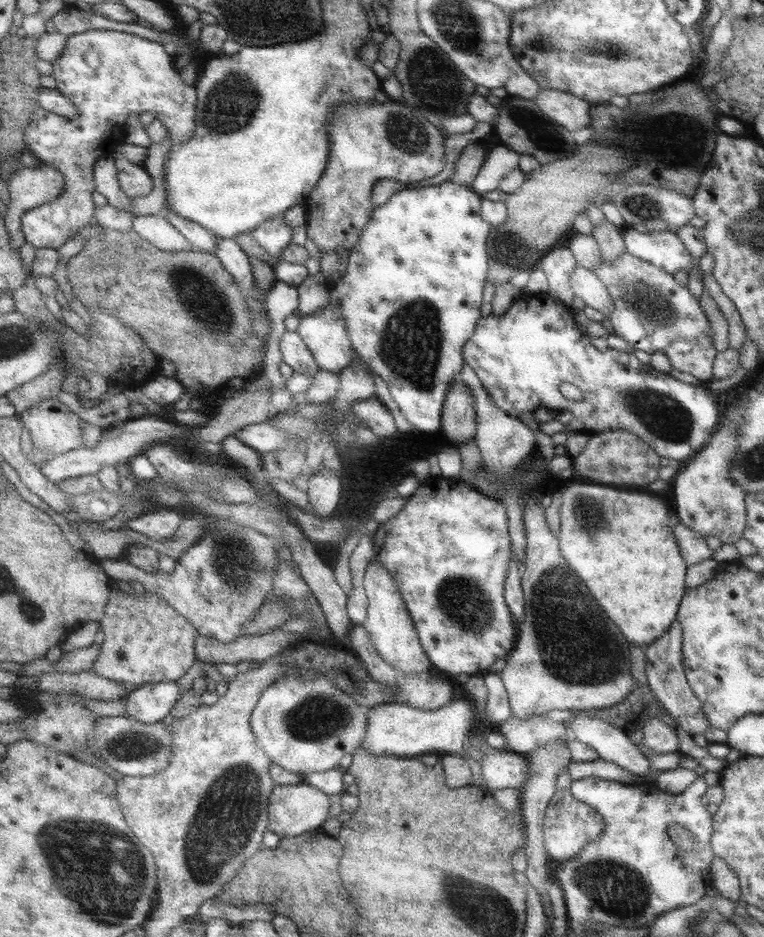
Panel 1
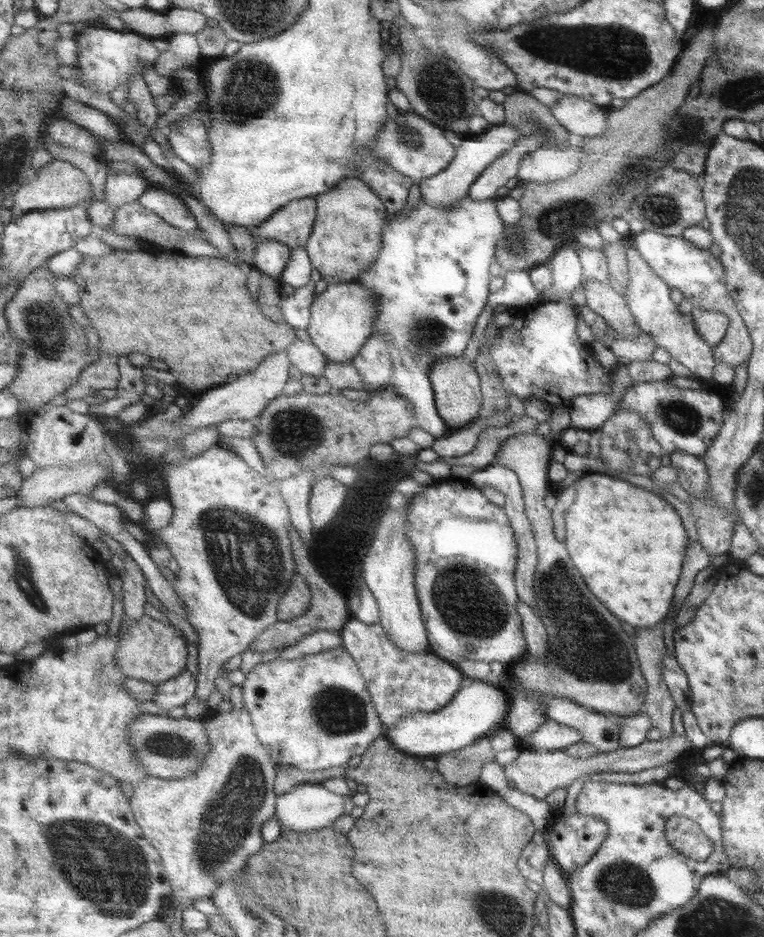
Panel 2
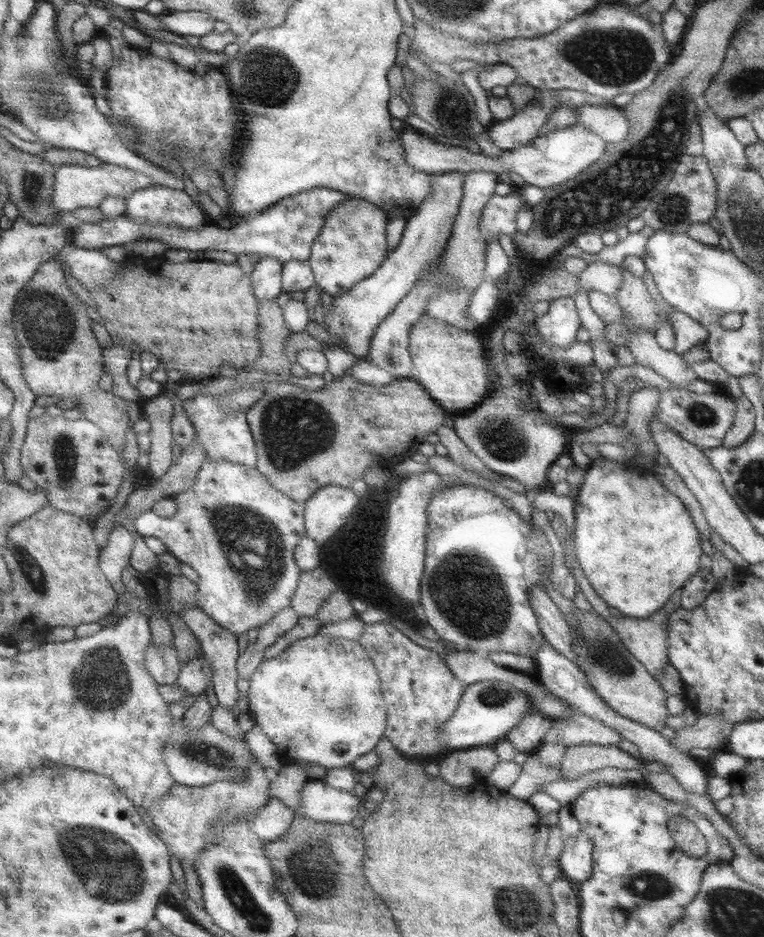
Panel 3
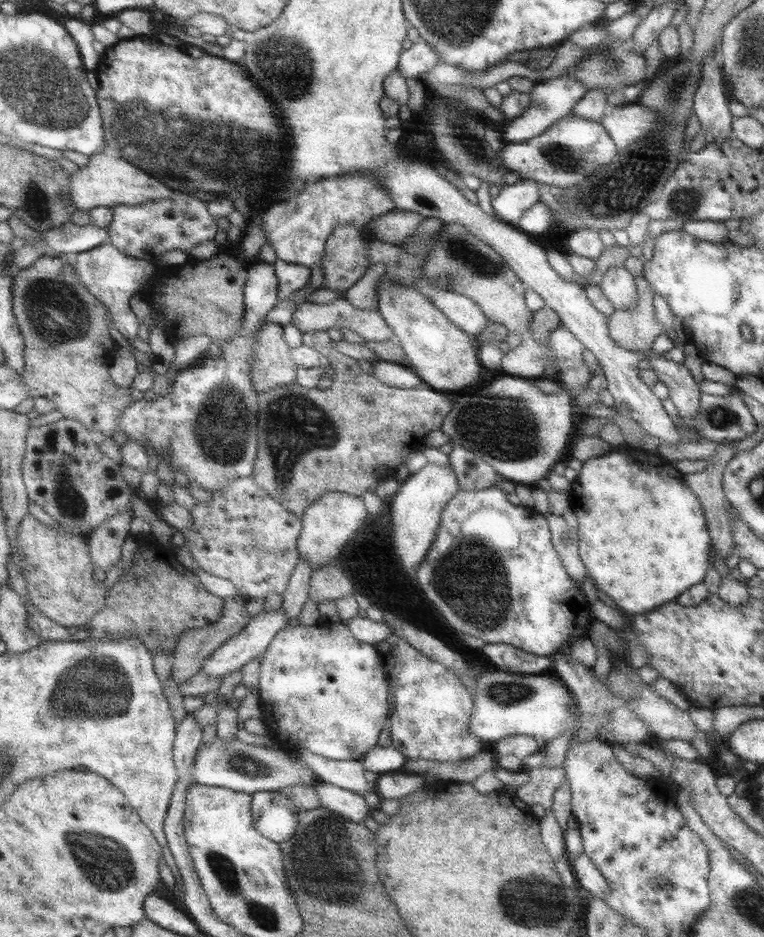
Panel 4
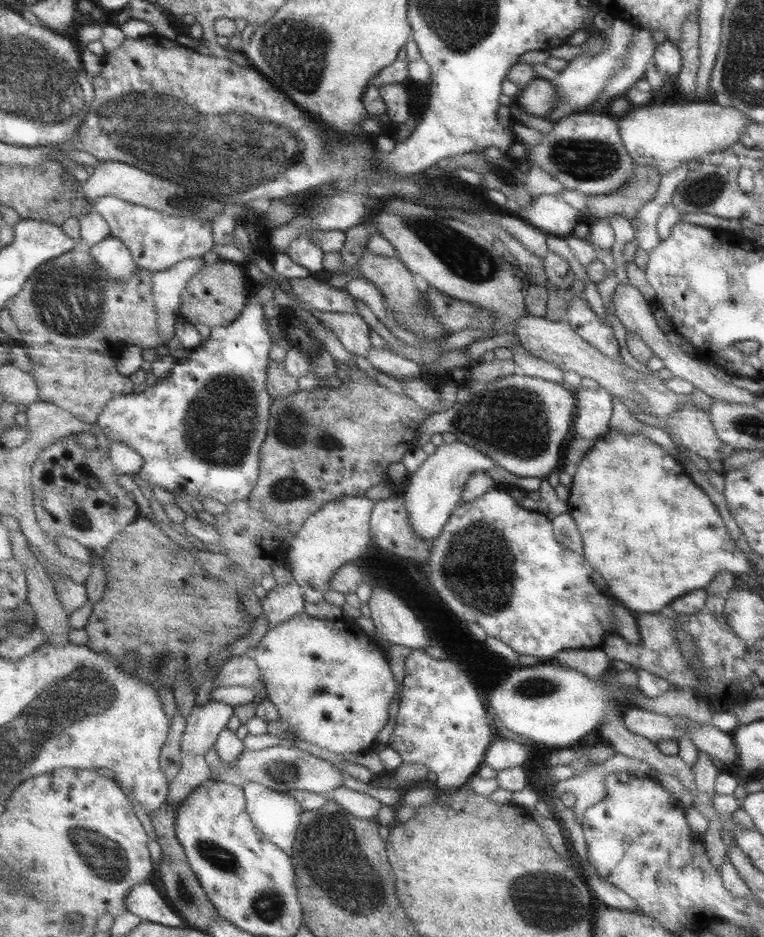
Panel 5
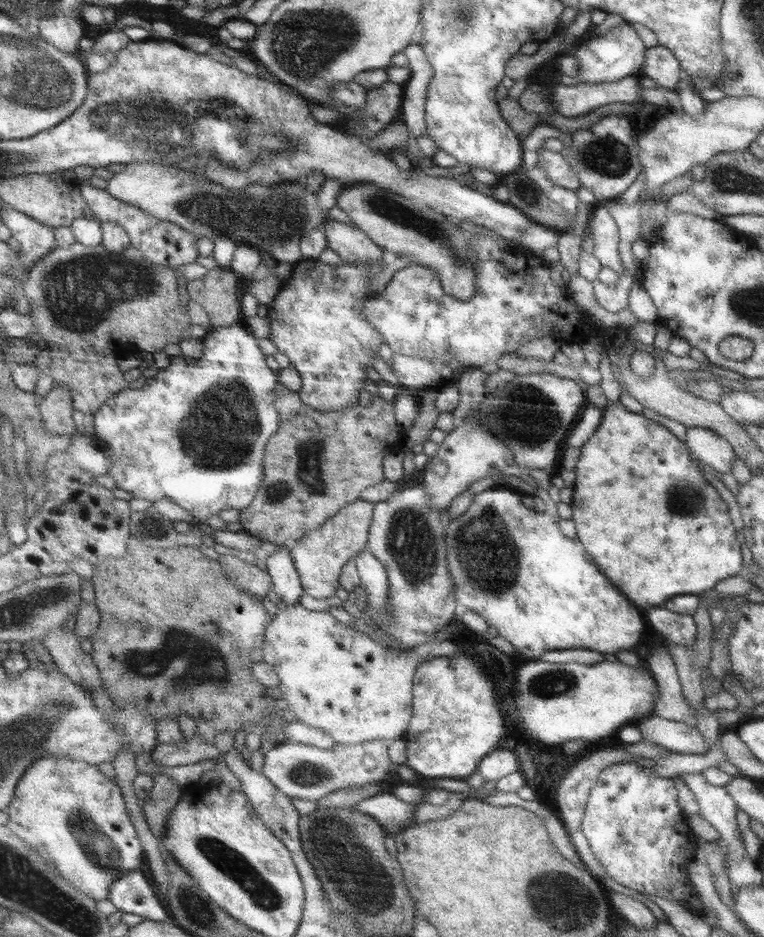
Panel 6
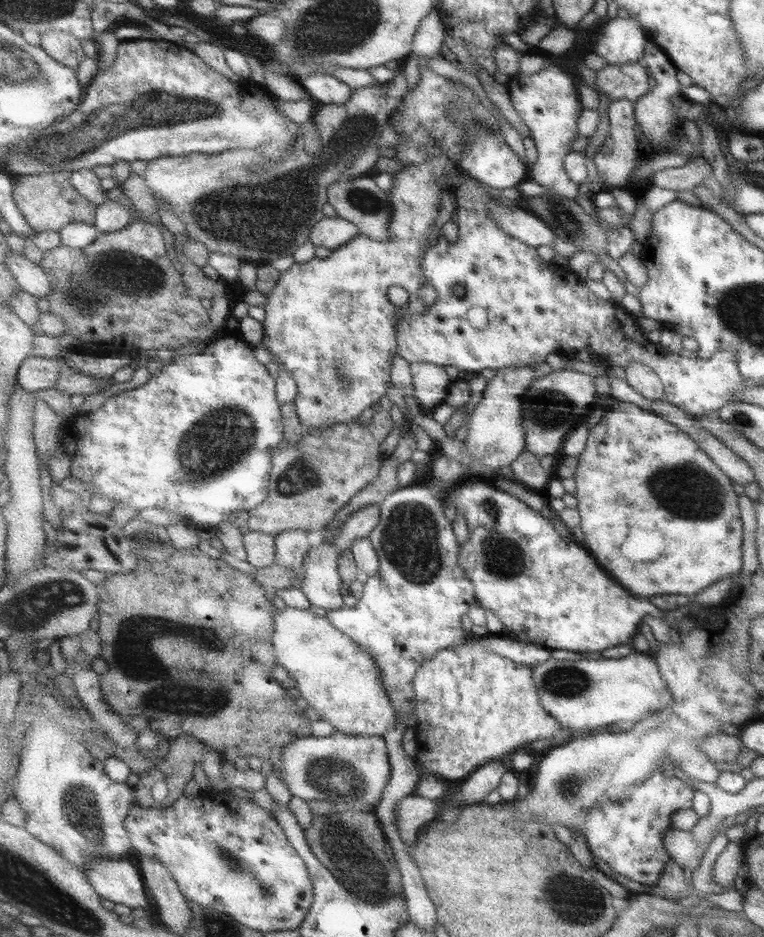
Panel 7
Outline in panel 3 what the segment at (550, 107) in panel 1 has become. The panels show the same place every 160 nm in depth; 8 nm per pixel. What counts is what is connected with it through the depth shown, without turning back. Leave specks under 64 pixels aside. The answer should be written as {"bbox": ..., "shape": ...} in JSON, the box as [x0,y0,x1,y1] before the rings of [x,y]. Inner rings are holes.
{"bbox":[576,104,630,144],"shape":[[[585,104],[577,107],[579,119],[576,125],[594,132],[608,144],[623,144],[630,131],[630,121],[623,108],[614,104],[592,105]]]}

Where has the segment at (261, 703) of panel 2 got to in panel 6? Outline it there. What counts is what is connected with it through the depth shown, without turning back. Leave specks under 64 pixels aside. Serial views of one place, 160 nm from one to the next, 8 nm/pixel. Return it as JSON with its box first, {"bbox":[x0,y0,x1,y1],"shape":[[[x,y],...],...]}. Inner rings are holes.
{"bbox":[265,604,465,744],"shape":[[[300,604],[298,606],[279,608],[279,612],[275,616],[274,623],[271,625],[269,632],[267,633],[265,661],[270,664],[276,672],[278,672],[279,678],[282,678],[282,685],[280,685],[280,688],[275,691],[285,700],[288,700],[288,703],[291,706],[290,710],[293,715],[298,717],[298,720],[305,722],[310,726],[326,729],[326,732],[329,732],[332,736],[334,736],[336,741],[340,744],[364,744],[378,740],[390,740],[396,742],[399,739],[403,739],[409,732],[415,715],[415,680],[417,679],[417,673],[418,669],[420,669],[420,665],[425,660],[444,656],[454,658],[463,652],[465,652],[465,650],[460,648],[460,646],[456,644],[455,640],[452,639],[443,642],[433,641],[425,643],[415,647],[414,649],[410,649],[409,651],[386,649],[386,646],[382,645],[382,643],[378,643],[378,641],[366,635],[366,633],[358,631],[355,626],[348,626],[348,624],[340,622],[340,620],[338,620],[334,614],[330,614],[329,611],[317,612],[317,610],[310,610],[310,608],[306,608],[306,606]]]}

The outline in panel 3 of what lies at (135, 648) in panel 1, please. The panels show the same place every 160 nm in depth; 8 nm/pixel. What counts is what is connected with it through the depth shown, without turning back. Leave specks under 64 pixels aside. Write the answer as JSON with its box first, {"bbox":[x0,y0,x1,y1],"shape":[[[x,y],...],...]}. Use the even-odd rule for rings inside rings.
{"bbox":[146,640,184,686],"shape":[[[153,640],[146,659],[150,674],[161,686],[174,685],[181,680],[184,664],[175,645],[156,645]]]}

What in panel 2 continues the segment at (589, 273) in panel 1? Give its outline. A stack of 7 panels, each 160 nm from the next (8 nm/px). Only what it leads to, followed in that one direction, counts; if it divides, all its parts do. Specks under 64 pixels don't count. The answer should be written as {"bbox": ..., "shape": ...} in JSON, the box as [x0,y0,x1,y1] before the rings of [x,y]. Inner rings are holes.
{"bbox":[583,280,641,338],"shape":[[[583,280],[586,304],[602,316],[616,330],[619,336],[636,338],[641,335],[641,328],[635,321],[627,300],[609,284]]]}

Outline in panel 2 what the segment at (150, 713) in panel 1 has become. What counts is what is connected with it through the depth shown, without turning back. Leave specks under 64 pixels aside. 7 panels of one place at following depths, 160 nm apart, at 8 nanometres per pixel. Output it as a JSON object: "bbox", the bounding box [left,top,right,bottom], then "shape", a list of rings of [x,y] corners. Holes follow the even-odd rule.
{"bbox":[154,670,199,710],"shape":[[[186,670],[181,676],[158,685],[154,703],[166,710],[172,710],[176,706],[186,706],[197,697],[198,690],[199,678],[196,678],[190,670]]]}

